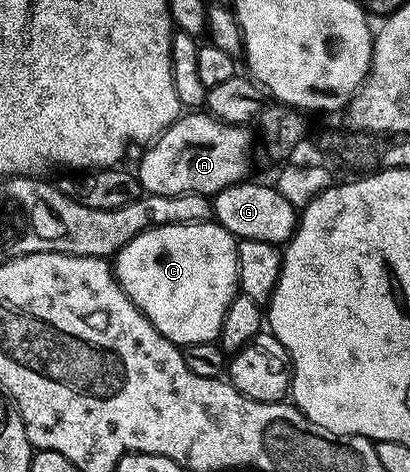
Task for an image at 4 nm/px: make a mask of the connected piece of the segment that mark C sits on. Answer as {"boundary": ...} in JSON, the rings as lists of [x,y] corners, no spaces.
{"boundary":[[[215,221],[205,222],[150,225],[127,241],[127,245],[123,245],[115,256],[117,282],[127,297],[149,318],[156,331],[178,345],[220,340],[221,326],[227,323],[229,308],[239,295],[239,241]]]}

